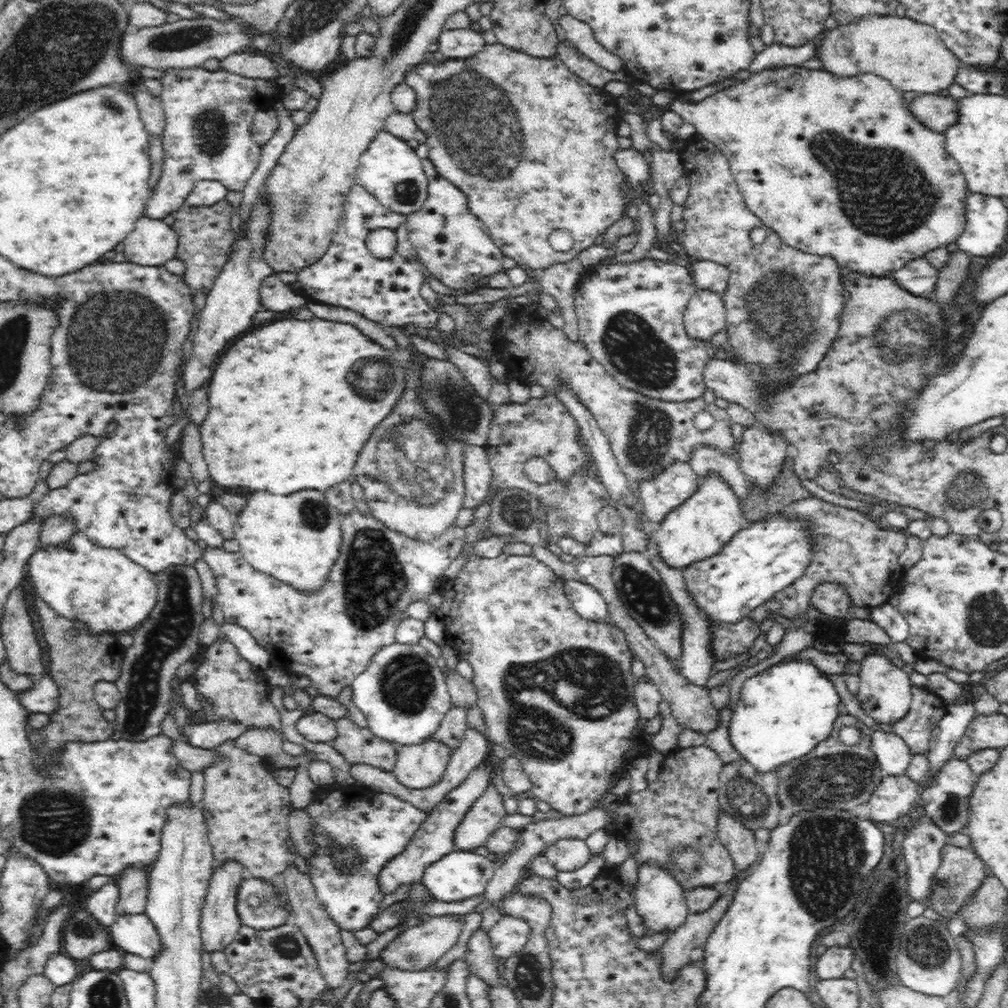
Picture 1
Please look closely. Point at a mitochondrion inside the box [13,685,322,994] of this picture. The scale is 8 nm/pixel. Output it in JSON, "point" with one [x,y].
{"point":[52,823]}

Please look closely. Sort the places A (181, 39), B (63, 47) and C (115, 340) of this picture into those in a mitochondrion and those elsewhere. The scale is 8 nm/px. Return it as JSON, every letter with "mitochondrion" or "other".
{"A":"mitochondrion","B":"mitochondrion","C":"mitochondrion"}

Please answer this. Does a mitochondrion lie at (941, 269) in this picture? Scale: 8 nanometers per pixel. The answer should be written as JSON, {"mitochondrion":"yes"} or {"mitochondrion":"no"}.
{"mitochondrion":"no"}

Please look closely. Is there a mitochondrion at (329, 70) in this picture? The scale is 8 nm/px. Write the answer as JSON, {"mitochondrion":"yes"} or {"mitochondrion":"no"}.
{"mitochondrion":"no"}

